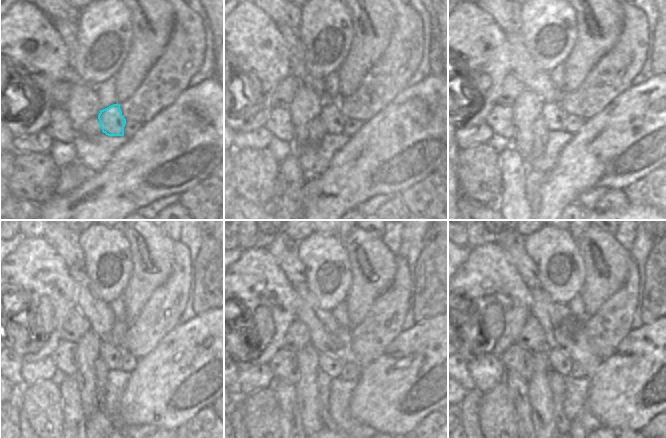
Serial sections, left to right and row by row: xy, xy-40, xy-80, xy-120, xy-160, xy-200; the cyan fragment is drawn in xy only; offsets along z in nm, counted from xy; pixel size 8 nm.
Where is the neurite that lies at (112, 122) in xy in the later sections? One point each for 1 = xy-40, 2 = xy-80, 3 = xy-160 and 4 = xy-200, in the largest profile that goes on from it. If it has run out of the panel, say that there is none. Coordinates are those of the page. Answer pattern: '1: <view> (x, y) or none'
1: xy-40 (333, 119)
2: xy-80 (553, 114)
3: xy-160 (334, 362)
4: xy-200 (558, 362)

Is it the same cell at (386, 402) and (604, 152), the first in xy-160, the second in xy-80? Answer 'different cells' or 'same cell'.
same cell

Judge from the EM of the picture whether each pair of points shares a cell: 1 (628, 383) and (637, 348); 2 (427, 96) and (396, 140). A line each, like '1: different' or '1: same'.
1: same
2: same

